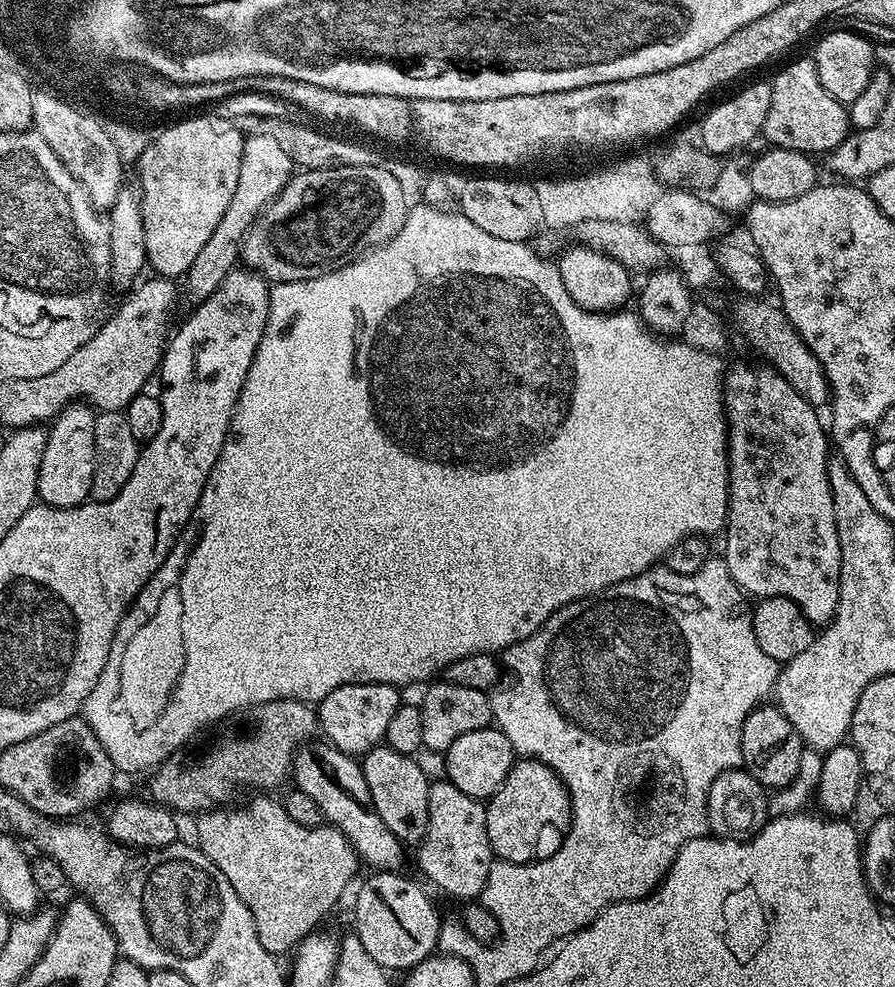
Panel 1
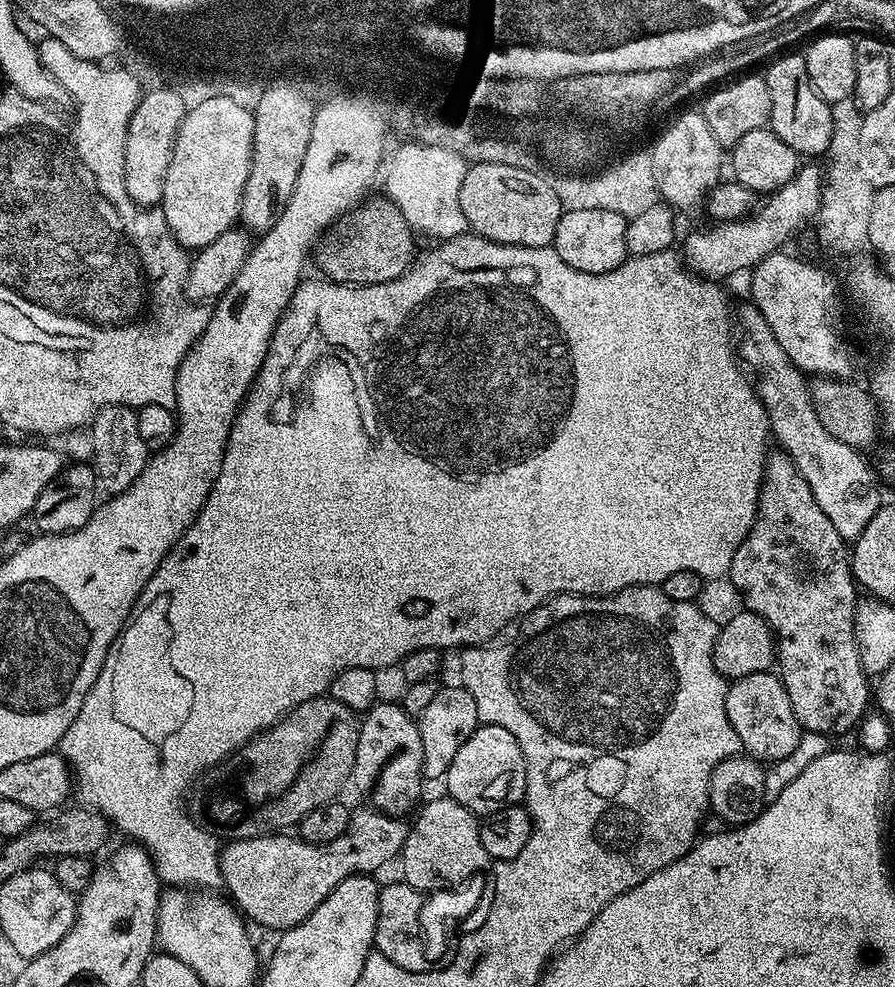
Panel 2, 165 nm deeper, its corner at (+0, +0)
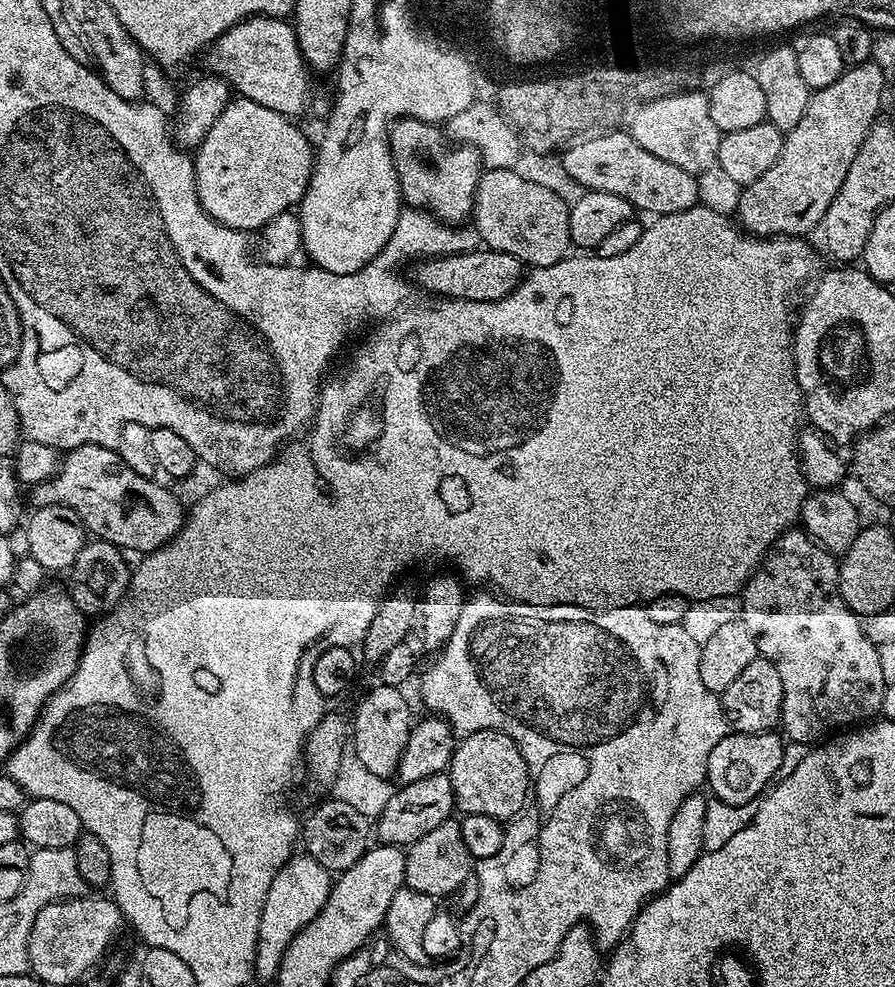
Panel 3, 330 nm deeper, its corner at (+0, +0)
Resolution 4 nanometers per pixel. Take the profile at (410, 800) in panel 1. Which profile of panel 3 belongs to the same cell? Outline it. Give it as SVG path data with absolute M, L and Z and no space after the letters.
M377 683L375 687L365 694L364 701L357 706L356 721L353 719L350 724L350 736L362 765L373 774L392 778L395 777L402 752L406 750L406 742L412 733L414 715L397 685Z

